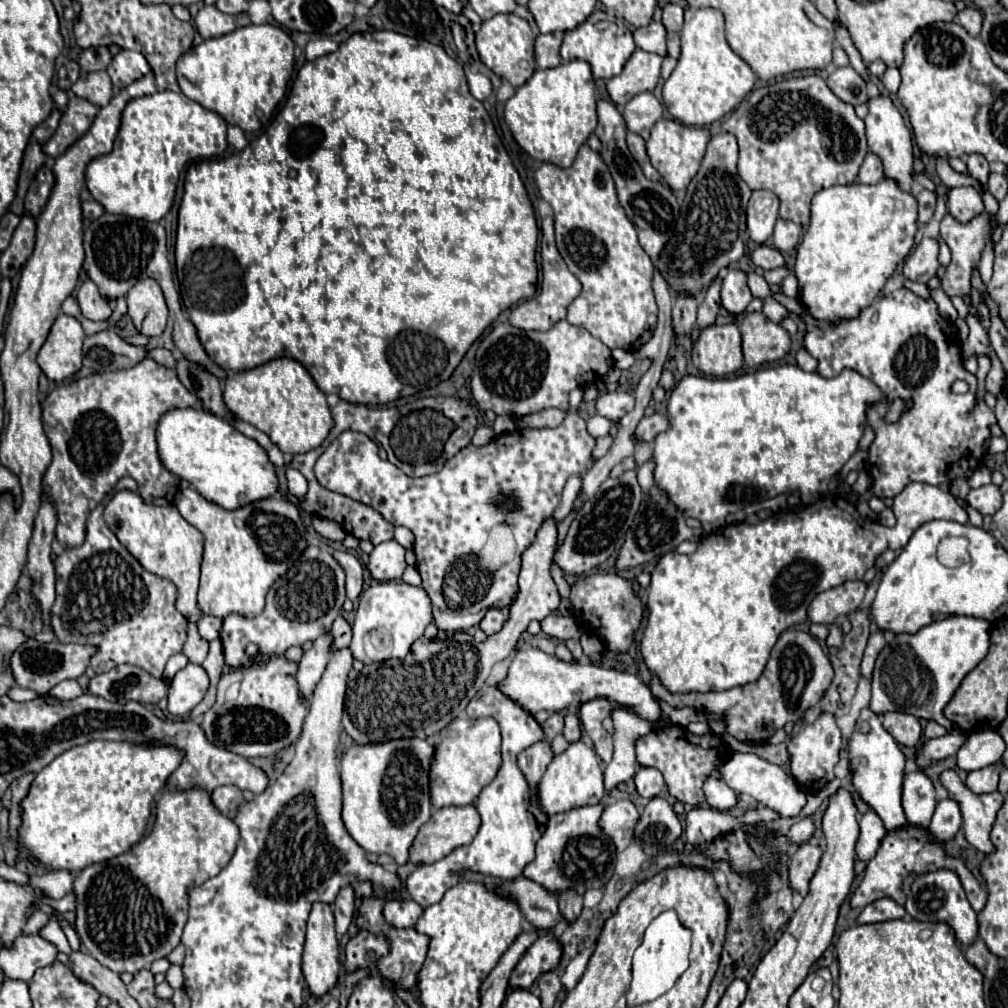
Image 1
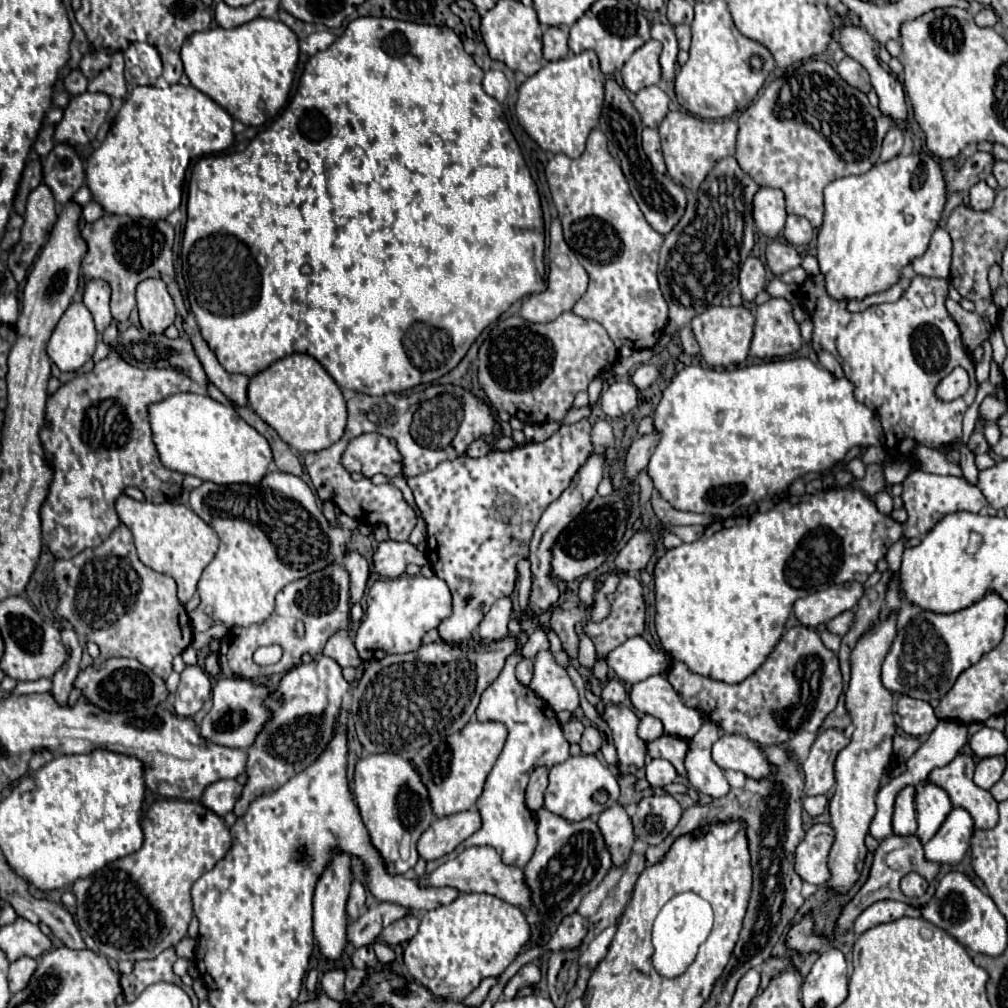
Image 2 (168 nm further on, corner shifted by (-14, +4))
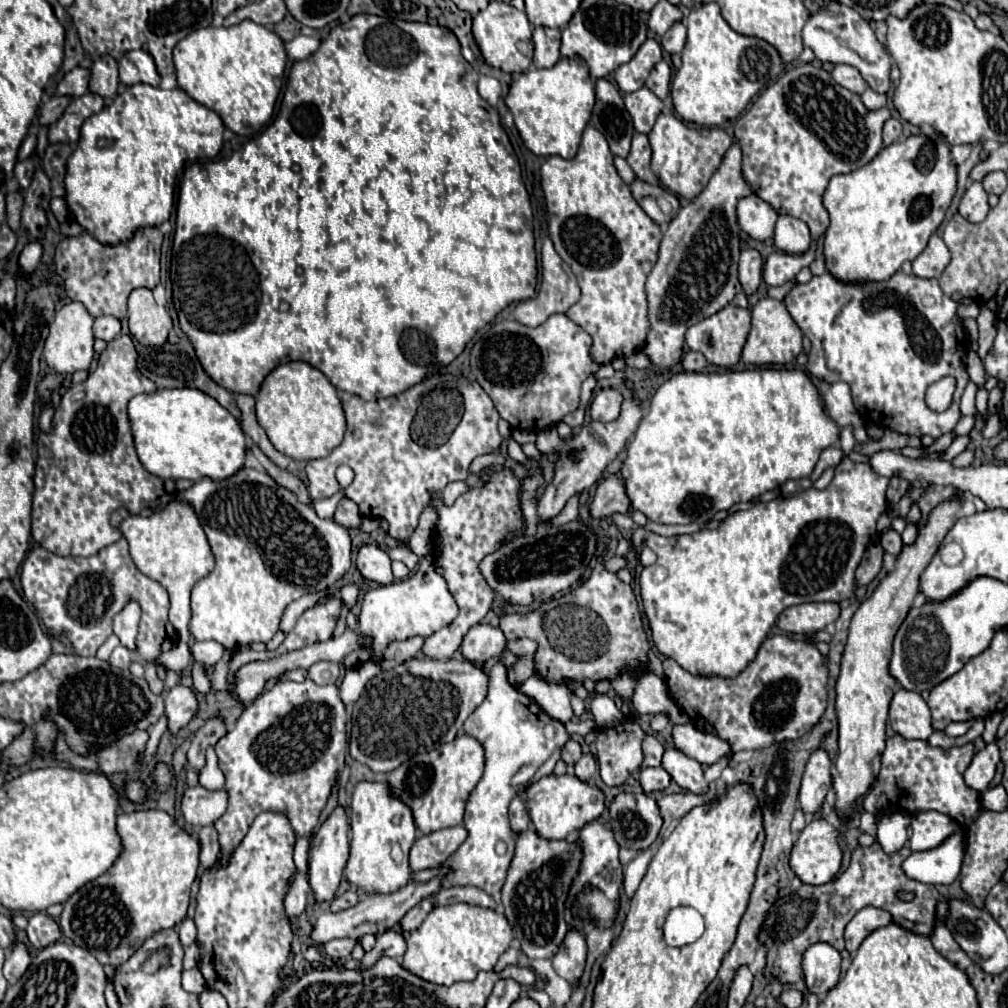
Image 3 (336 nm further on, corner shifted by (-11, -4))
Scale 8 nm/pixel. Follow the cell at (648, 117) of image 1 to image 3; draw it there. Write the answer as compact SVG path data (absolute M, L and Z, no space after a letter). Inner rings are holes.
M640 87L638 91L624 95L624 103L632 117L634 129L638 133L650 133L656 117L662 111L662 101L648 87Z

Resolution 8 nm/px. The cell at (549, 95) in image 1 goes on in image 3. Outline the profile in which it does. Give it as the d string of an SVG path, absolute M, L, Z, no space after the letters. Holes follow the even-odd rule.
M562 57L550 69L530 69L516 77L504 99L524 145L534 155L560 155L572 159L594 105L594 81L582 57Z

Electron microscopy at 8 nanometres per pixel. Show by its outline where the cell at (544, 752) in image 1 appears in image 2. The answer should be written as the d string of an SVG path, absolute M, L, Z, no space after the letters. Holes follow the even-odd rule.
M547 767L533 769L527 787L527 807L531 811L539 811L543 807L543 793L547 785L549 785L549 769Z

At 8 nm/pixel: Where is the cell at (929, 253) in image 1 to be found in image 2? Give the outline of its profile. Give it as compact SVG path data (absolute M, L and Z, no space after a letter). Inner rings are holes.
M935 229L929 249L913 261L913 271L925 277L947 279L951 269L952 240L945 229Z

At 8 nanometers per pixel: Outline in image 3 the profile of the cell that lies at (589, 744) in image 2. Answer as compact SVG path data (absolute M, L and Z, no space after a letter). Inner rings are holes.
M590 753L582 755L582 759L574 765L574 775L580 781L590 781L596 775L596 761L594 761L594 757Z

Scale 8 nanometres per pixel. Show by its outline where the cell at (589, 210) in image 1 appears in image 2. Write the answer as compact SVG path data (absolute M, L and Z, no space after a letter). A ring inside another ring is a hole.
M595 129L589 135L587 149L579 159L569 159L567 155L559 153L549 161L545 175L553 203L559 211L559 219L563 223L565 241L589 273L589 289L575 303L573 313L583 319L593 319L601 323L617 347L629 345L631 349L651 349L663 335L669 319L667 301L663 299L657 281L657 263L663 237L655 233L655 229L651 229L637 201L631 197L629 185L621 173L619 163L607 151L607 137L599 129Z

